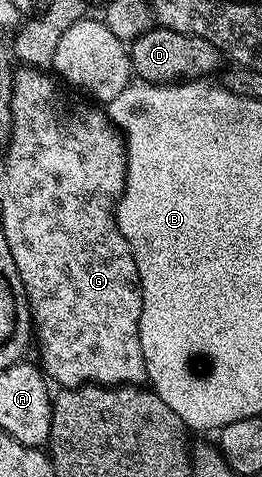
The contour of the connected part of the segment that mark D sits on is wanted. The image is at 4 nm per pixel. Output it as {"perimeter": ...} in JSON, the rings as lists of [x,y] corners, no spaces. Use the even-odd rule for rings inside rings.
{"perimeter":[[[158,25],[134,39],[129,44],[129,50],[134,74],[144,83],[186,83],[189,79],[214,76],[211,74],[220,70],[221,53],[216,47],[209,45],[205,37],[177,33]]]}

